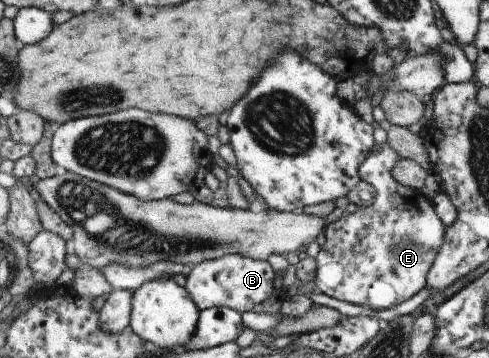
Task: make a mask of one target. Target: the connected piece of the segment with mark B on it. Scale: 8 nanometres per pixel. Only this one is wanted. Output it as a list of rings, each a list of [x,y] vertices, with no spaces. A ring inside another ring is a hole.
[[[230,254],[200,262],[186,277],[185,287],[201,310],[227,306],[242,314],[250,312],[254,305],[266,301],[274,293],[274,274],[274,267],[267,260]]]

